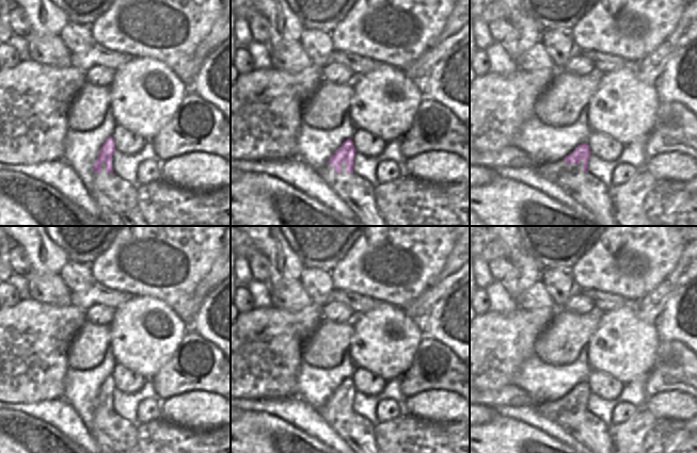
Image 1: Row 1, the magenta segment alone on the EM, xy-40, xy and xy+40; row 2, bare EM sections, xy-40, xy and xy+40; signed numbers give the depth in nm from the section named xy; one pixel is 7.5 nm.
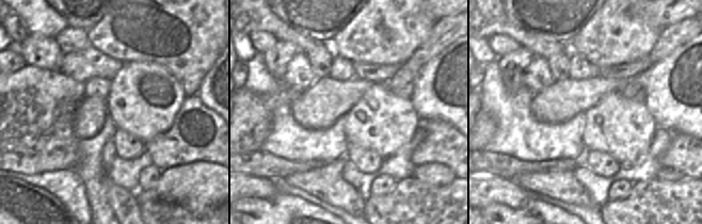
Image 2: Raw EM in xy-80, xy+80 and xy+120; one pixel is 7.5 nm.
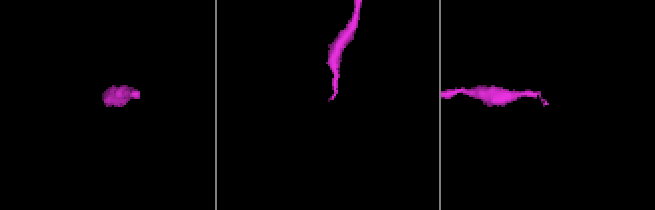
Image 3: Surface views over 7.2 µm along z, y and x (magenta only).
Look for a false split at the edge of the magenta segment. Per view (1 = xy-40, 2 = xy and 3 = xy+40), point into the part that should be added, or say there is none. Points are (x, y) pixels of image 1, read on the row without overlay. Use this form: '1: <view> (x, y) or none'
1: xy-40 (127, 381)
2: xy (365, 382)
3: xy+40 (603, 385)

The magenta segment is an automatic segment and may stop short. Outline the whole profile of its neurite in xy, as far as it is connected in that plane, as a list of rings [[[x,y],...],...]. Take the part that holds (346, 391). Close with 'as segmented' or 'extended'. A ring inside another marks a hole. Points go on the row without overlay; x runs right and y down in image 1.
[[[355,367],[352,376],[343,381],[327,403],[333,403],[334,410],[339,412],[344,400],[345,410],[353,411],[353,395],[357,391],[367,397],[374,397],[381,392],[384,387],[385,381],[382,377],[361,367]]] | extended

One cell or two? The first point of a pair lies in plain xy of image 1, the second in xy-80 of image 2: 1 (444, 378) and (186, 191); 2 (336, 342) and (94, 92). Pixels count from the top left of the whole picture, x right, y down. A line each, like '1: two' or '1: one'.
1: two
2: two

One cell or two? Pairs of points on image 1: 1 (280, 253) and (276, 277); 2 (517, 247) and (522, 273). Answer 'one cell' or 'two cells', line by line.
1: one cell
2: one cell

